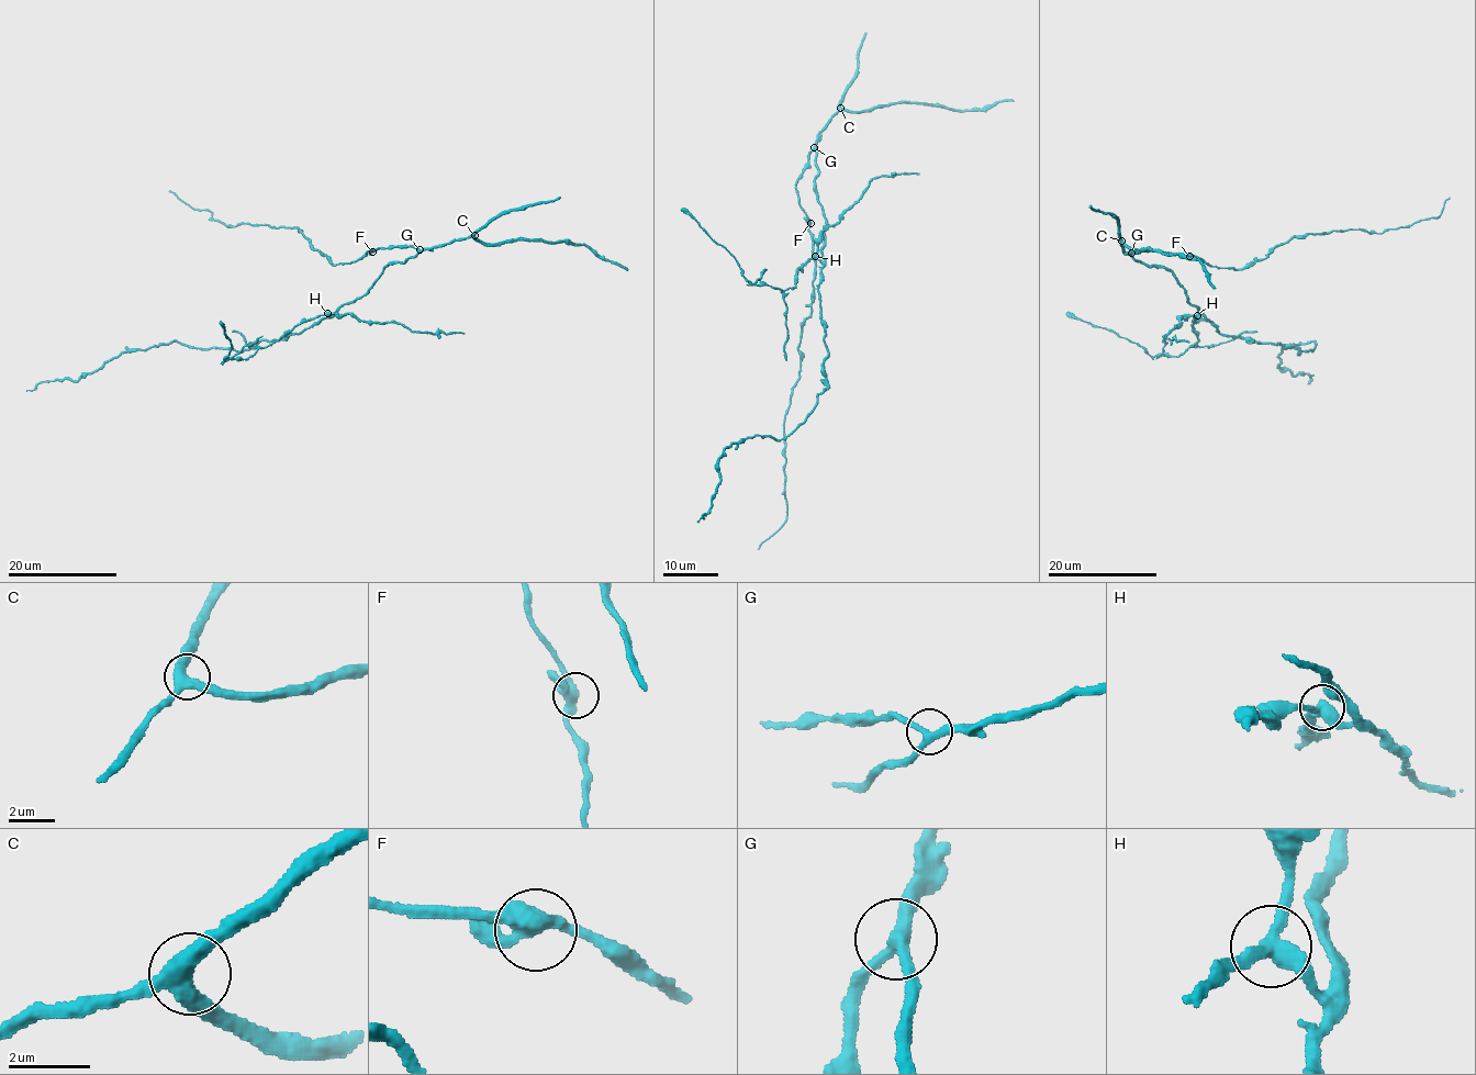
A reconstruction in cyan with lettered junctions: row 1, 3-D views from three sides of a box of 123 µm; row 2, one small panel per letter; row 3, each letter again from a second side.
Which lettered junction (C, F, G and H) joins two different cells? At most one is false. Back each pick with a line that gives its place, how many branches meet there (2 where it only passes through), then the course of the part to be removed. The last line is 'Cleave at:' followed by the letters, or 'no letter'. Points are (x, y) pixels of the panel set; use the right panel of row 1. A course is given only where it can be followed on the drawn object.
H: place (1197, 315); branches 3; course (1197, 315), (1192, 321), (1197, 342), (1181, 355), (1153, 356), (1111, 331), (1066, 313)
Cleave at: H

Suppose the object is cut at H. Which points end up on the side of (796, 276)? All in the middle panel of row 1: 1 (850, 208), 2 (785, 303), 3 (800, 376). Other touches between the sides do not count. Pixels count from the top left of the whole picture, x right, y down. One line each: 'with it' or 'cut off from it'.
1: with it
2: with it
3: cut off from it

